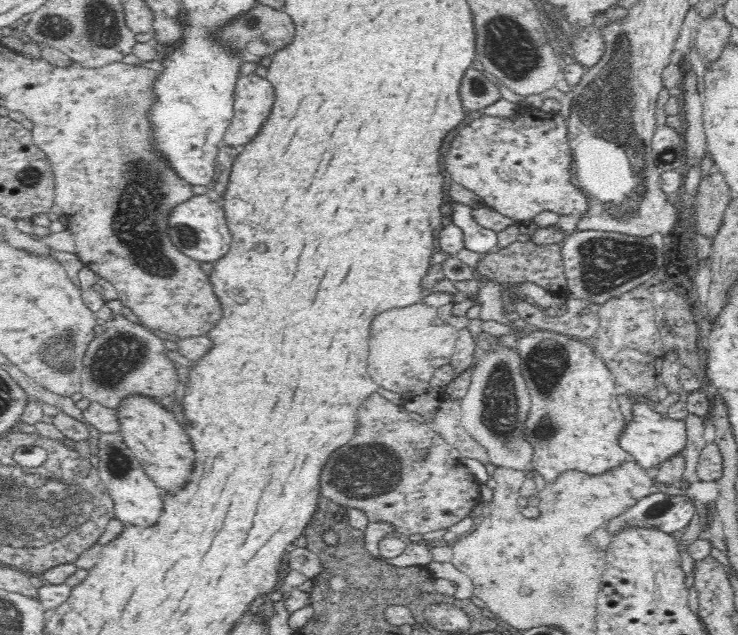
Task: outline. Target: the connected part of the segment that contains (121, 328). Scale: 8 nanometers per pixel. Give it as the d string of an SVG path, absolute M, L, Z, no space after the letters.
M112 301L107 305L114 311L115 319L107 322L104 332L95 335L87 346L81 369L81 393L90 401L115 408L118 402L130 394L145 394L160 399L164 394L174 393L178 376L172 362L165 354L160 337L146 330L146 325L135 324L122 317L122 303Z

